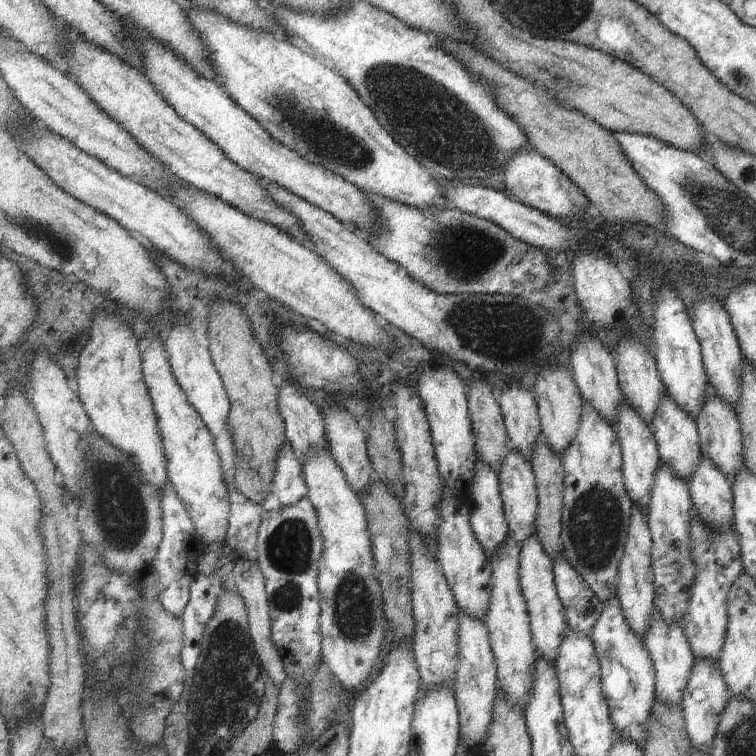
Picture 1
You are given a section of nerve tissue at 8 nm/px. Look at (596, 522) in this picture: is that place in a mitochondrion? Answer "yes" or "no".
yes

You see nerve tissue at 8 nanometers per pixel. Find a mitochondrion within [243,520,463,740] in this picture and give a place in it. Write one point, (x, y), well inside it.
(353, 614)

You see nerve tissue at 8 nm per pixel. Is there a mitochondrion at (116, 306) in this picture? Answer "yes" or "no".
no

